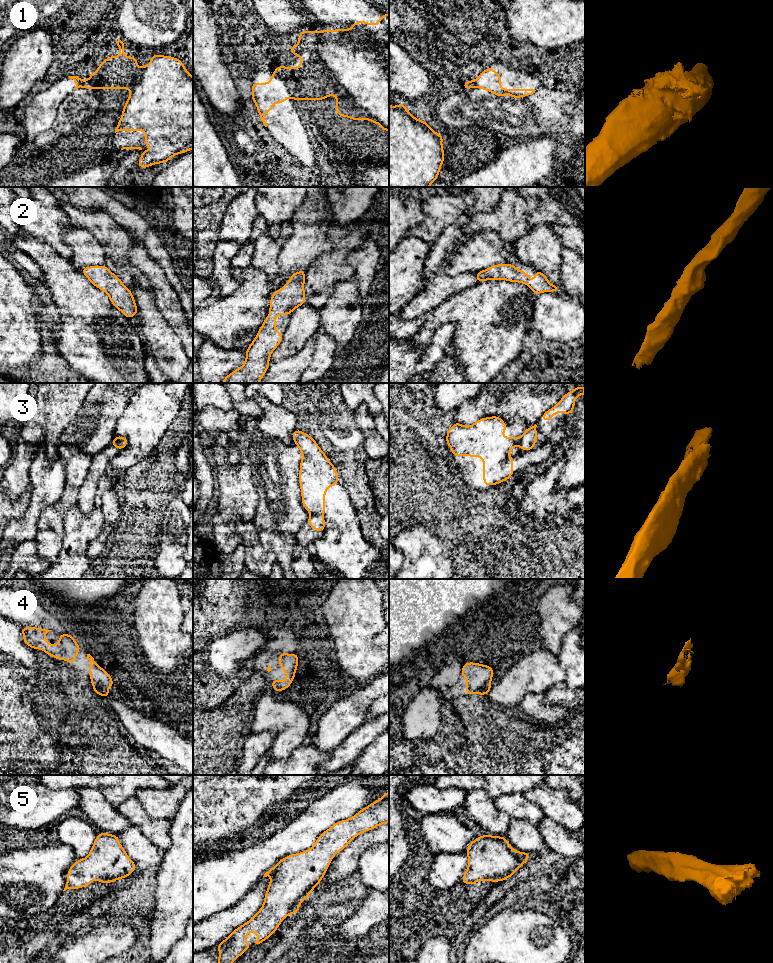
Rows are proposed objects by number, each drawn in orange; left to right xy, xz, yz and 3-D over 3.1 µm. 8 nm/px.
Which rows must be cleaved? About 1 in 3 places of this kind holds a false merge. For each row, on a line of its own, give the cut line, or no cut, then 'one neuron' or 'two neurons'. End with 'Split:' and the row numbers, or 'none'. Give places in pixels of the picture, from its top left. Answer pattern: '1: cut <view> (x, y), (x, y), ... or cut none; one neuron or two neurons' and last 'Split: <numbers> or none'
1: cut xz (273, 73), (281, 80); two neurons
2: cut none; one neuron
3: cut xz (310, 513), (322, 515); two neurons
4: cut none; one neuron
5: cut none; one neuron
Split: 1, 3

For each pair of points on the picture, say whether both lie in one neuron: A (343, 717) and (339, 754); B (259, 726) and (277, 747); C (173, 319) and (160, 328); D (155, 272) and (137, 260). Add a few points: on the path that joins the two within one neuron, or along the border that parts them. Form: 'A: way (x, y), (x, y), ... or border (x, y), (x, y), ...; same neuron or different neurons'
A: border (357, 727), (331, 752); different neurons
B: way (270, 725), (281, 725), (285, 729), (285, 736); same neuron
C: border (155, 302), (162, 316), (181, 342); different neurons
D: way (151, 270), (141, 260); same neuron

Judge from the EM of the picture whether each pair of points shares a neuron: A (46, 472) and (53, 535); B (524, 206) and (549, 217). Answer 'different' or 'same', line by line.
A: different
B: different

